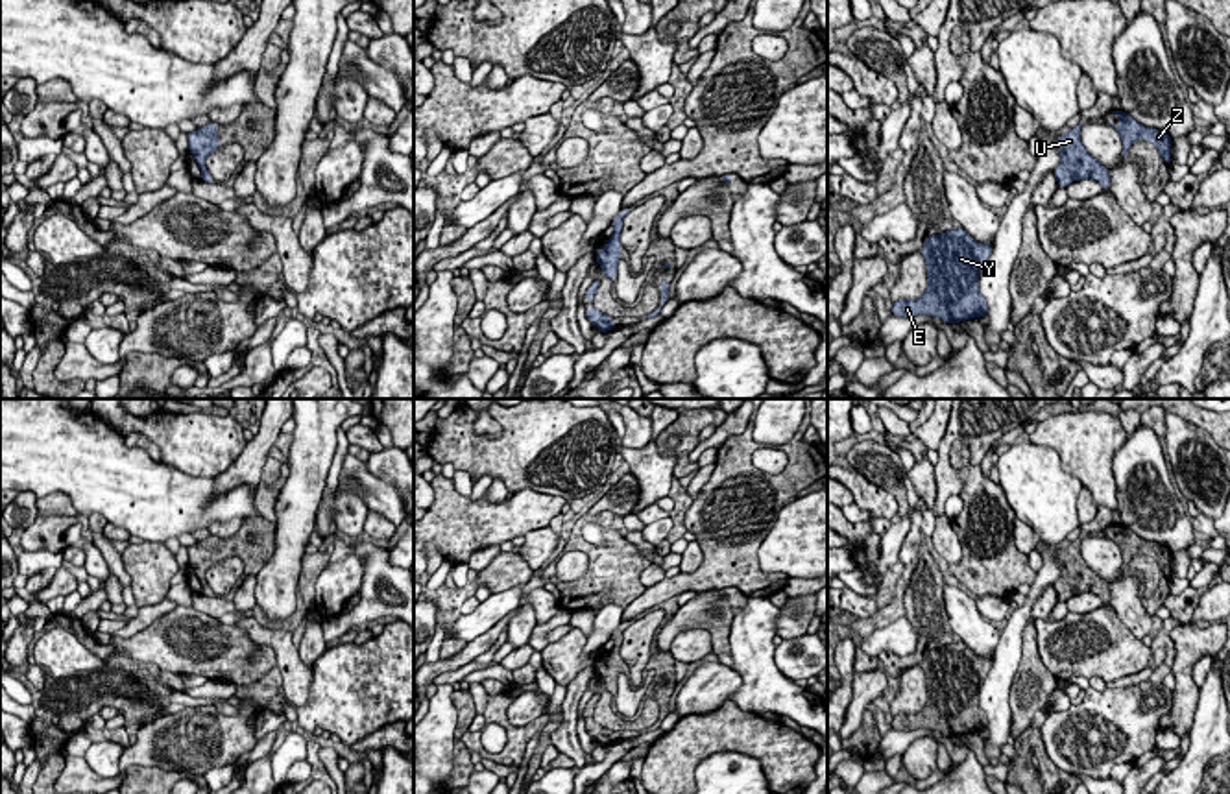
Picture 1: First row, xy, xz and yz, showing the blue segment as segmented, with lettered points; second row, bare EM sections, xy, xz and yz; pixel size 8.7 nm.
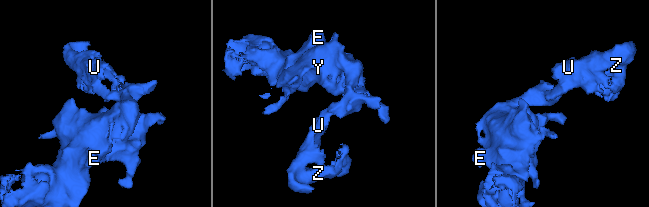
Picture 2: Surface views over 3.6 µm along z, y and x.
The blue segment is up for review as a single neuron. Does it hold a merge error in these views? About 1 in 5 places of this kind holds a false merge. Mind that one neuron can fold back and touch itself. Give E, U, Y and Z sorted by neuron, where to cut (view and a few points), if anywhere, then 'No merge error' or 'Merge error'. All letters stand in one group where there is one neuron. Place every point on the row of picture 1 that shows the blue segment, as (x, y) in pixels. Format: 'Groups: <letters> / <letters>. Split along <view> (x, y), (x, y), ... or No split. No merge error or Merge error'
Groups: E U Y Z. No split. No merge error

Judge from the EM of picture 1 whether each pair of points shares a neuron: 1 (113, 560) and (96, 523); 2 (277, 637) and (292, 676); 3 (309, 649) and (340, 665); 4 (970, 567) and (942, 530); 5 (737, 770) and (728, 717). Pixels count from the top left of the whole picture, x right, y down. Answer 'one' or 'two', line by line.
1: one
2: one
3: two
4: two
5: two

